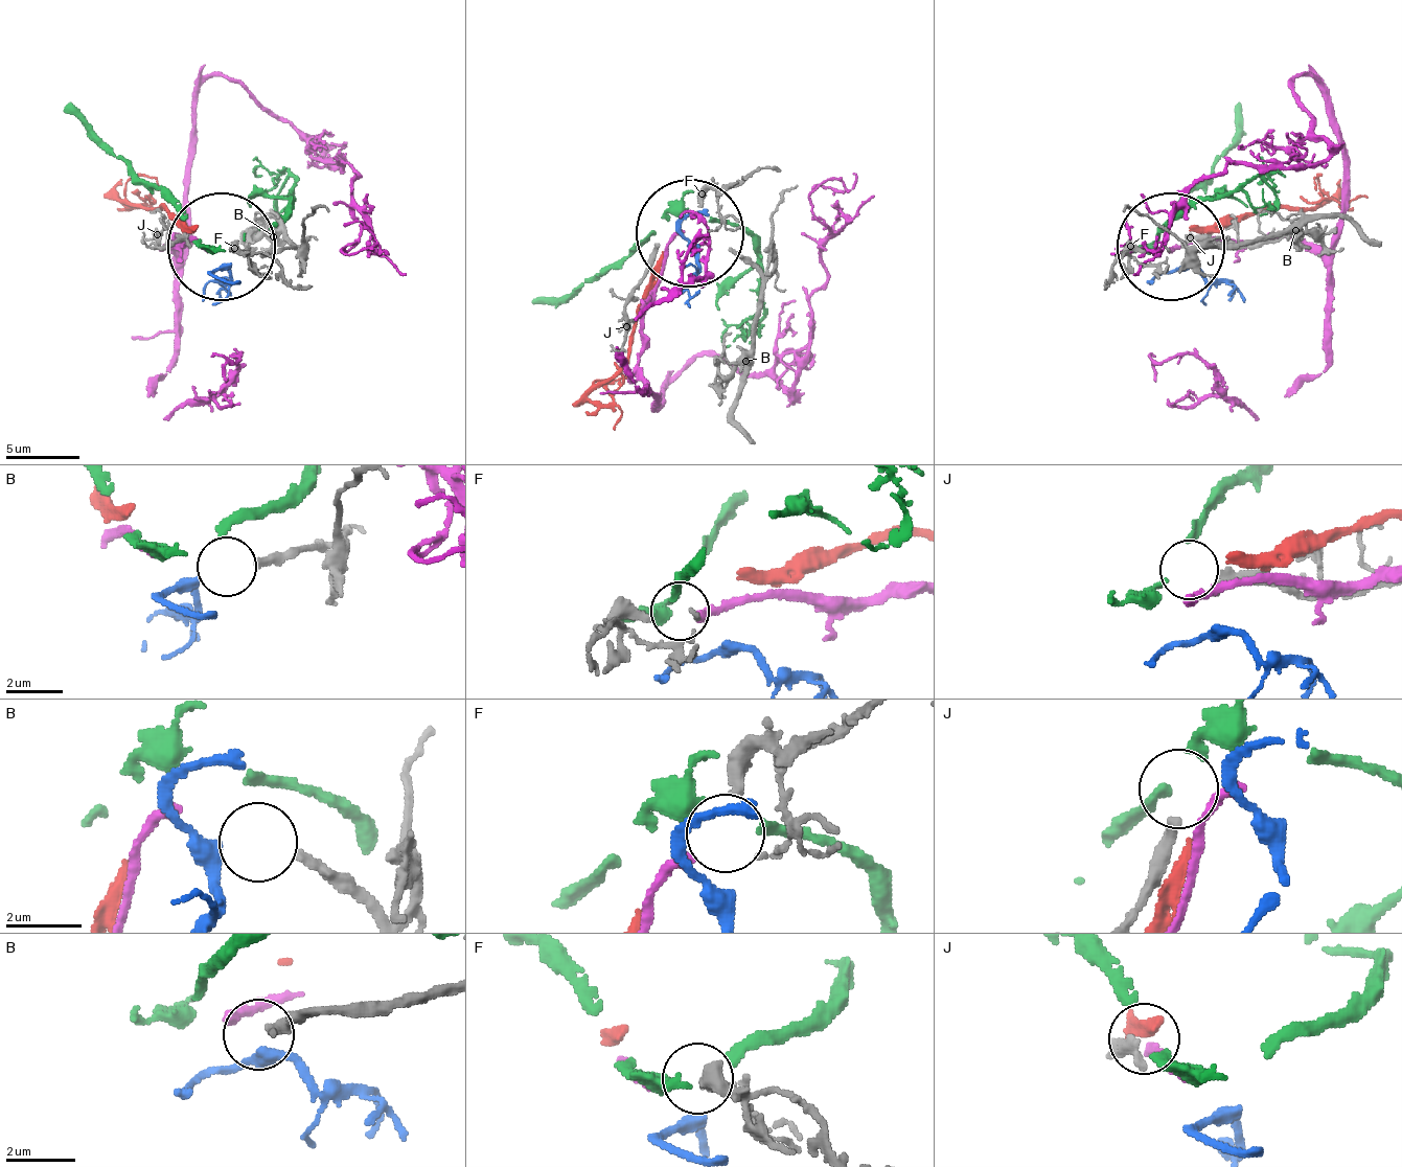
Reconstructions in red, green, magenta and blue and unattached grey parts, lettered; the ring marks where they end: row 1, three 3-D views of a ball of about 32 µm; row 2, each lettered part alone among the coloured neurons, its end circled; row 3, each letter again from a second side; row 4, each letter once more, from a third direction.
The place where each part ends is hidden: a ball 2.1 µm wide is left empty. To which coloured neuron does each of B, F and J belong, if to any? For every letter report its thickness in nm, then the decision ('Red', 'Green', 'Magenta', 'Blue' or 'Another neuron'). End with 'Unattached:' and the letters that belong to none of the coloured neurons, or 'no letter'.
B: Thickness 280 nm. Blue
F: Thickness 140 nm. Another neuron
J: Thickness 320 nm. Green
Unattached: F

